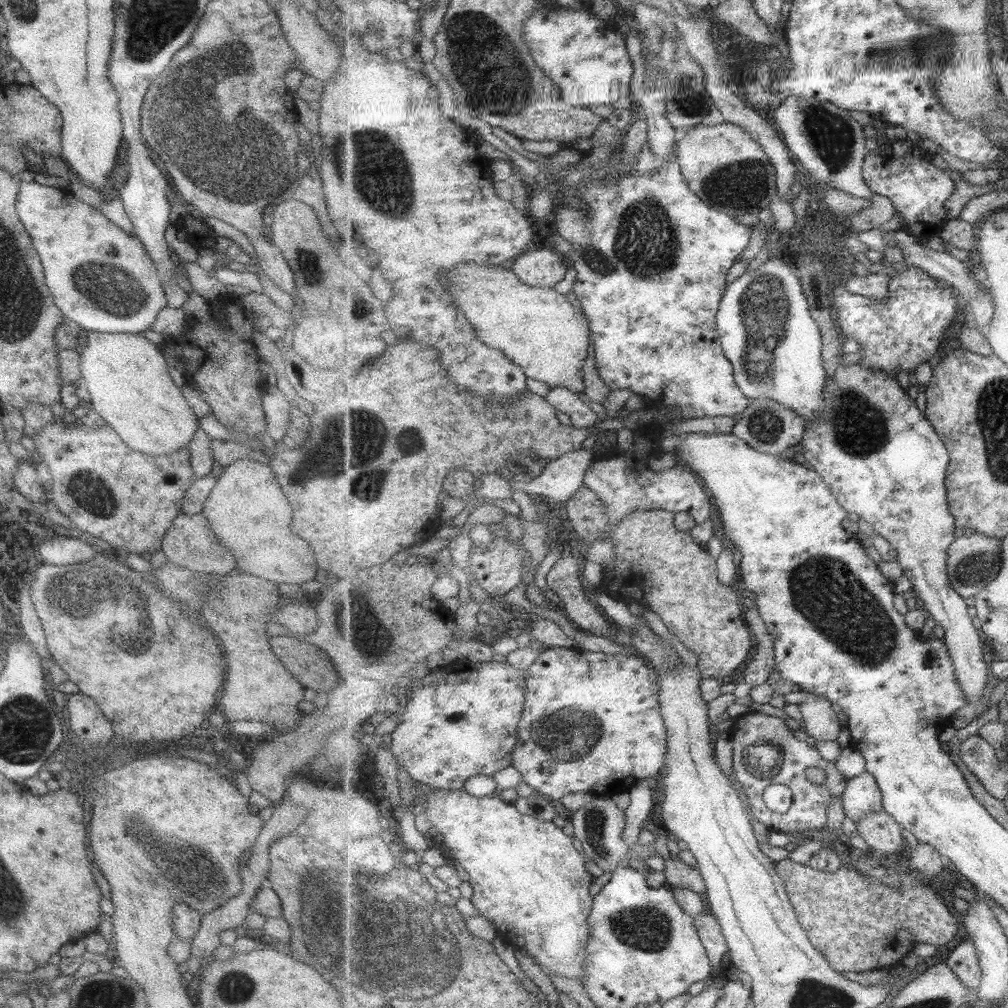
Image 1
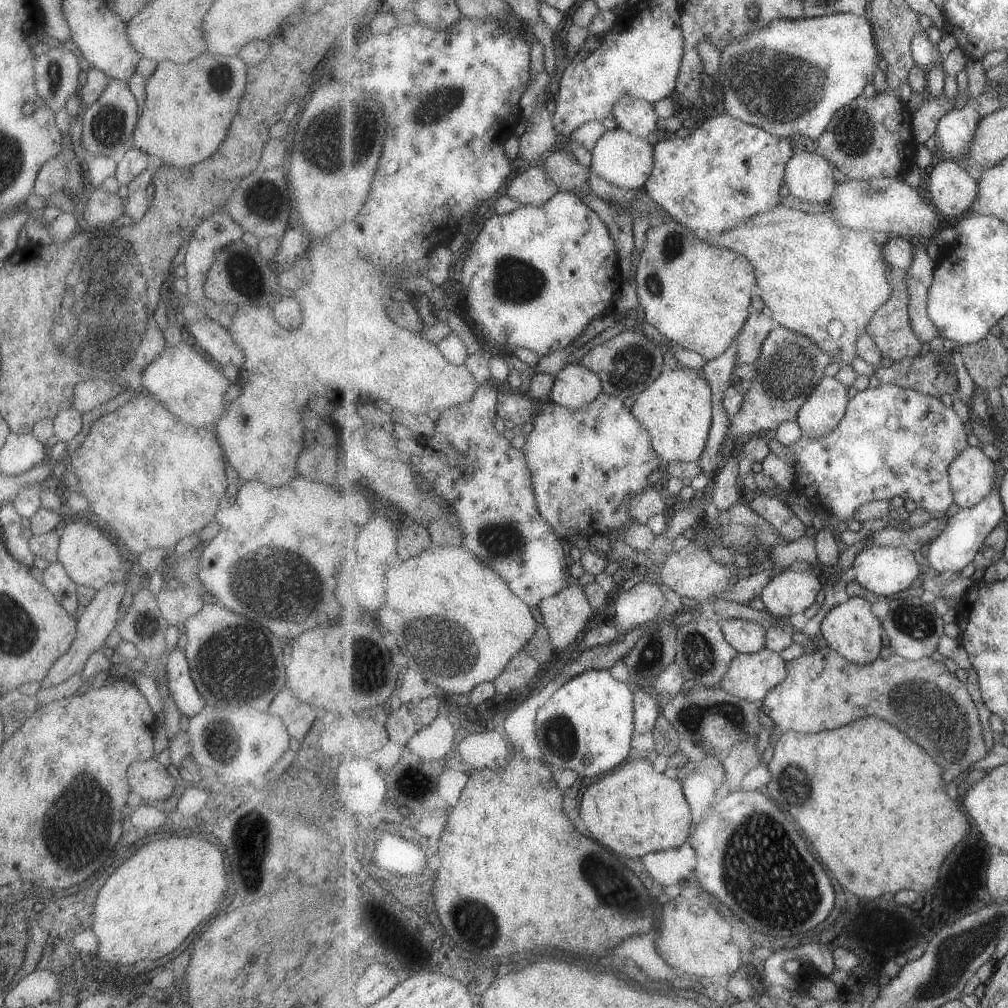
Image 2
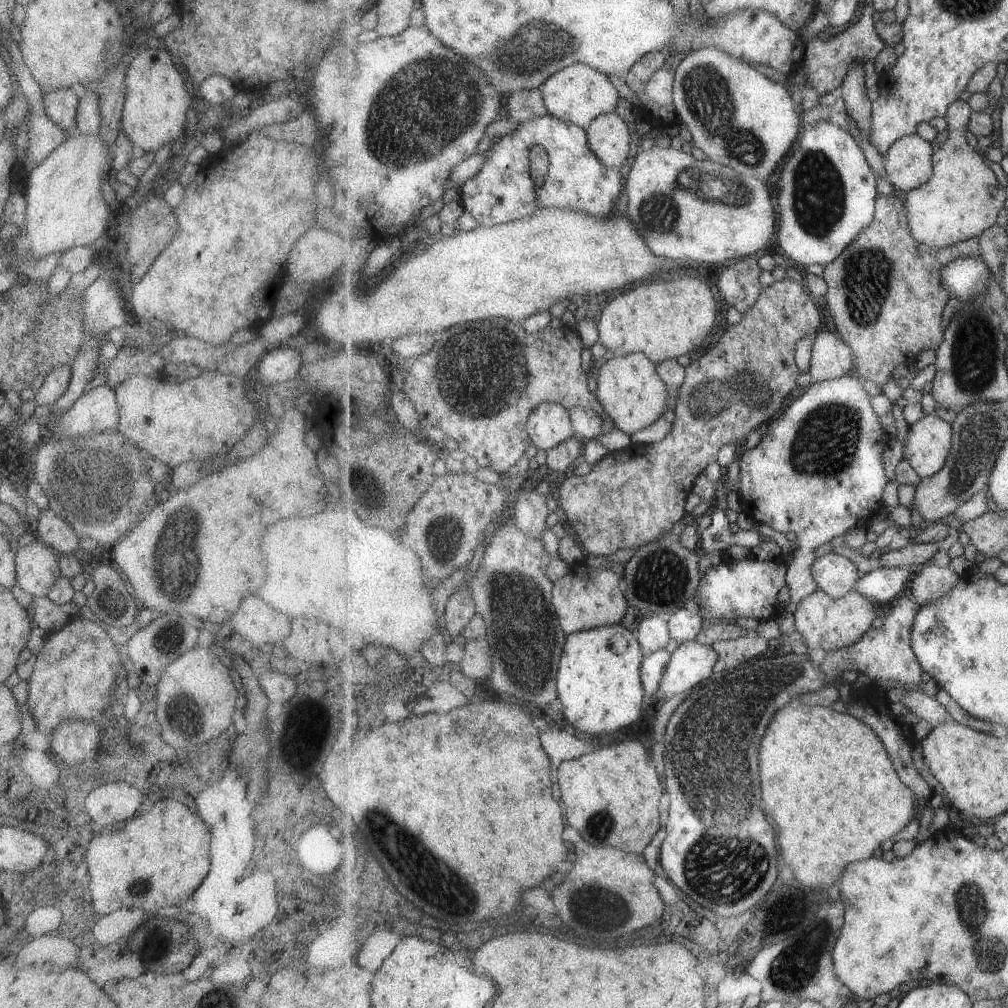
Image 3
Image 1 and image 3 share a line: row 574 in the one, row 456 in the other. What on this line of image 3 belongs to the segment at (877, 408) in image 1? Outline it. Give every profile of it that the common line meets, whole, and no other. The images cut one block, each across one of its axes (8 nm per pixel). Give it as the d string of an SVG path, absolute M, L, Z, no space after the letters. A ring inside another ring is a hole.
M932 412L909 426L905 441L904 458L924 479L946 465L953 448L954 426Z

